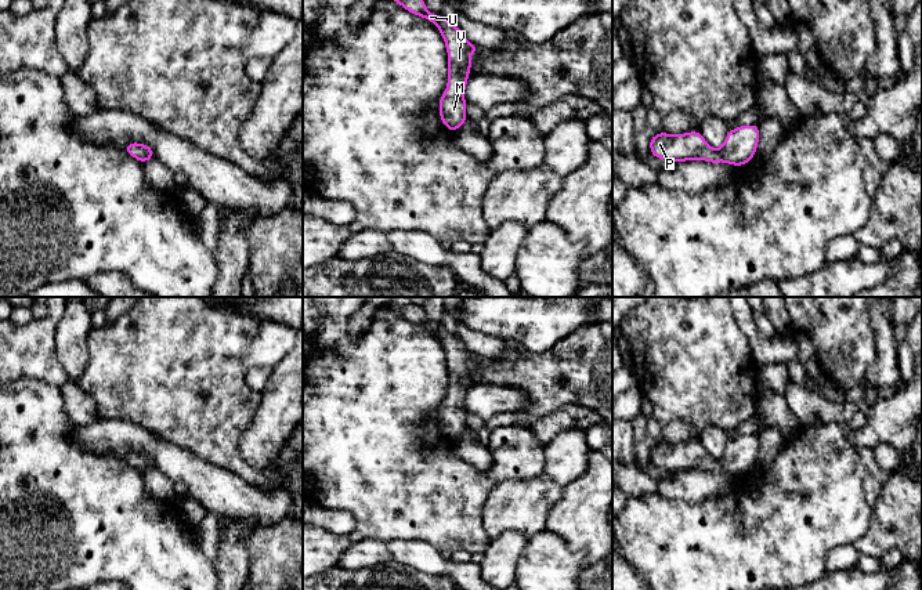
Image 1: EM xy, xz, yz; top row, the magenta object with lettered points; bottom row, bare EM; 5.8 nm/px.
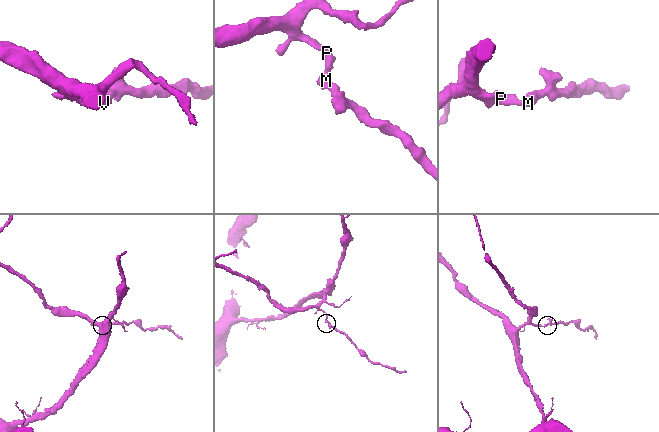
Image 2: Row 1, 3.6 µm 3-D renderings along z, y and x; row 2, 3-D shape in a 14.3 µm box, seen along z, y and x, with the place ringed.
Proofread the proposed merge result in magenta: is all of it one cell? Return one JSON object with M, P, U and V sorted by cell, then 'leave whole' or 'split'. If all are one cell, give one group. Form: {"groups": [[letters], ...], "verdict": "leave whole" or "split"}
{"groups": [["M", "P", "U", "V"]], "verdict": "leave whole"}

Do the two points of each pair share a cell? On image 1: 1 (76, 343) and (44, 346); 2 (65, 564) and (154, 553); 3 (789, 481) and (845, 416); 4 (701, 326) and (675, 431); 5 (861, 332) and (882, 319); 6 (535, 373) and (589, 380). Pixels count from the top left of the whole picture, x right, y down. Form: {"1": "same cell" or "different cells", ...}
{"1": "different cells", "2": "same cell", "3": "different cells", "4": "different cells", "5": "different cells", "6": "same cell"}

